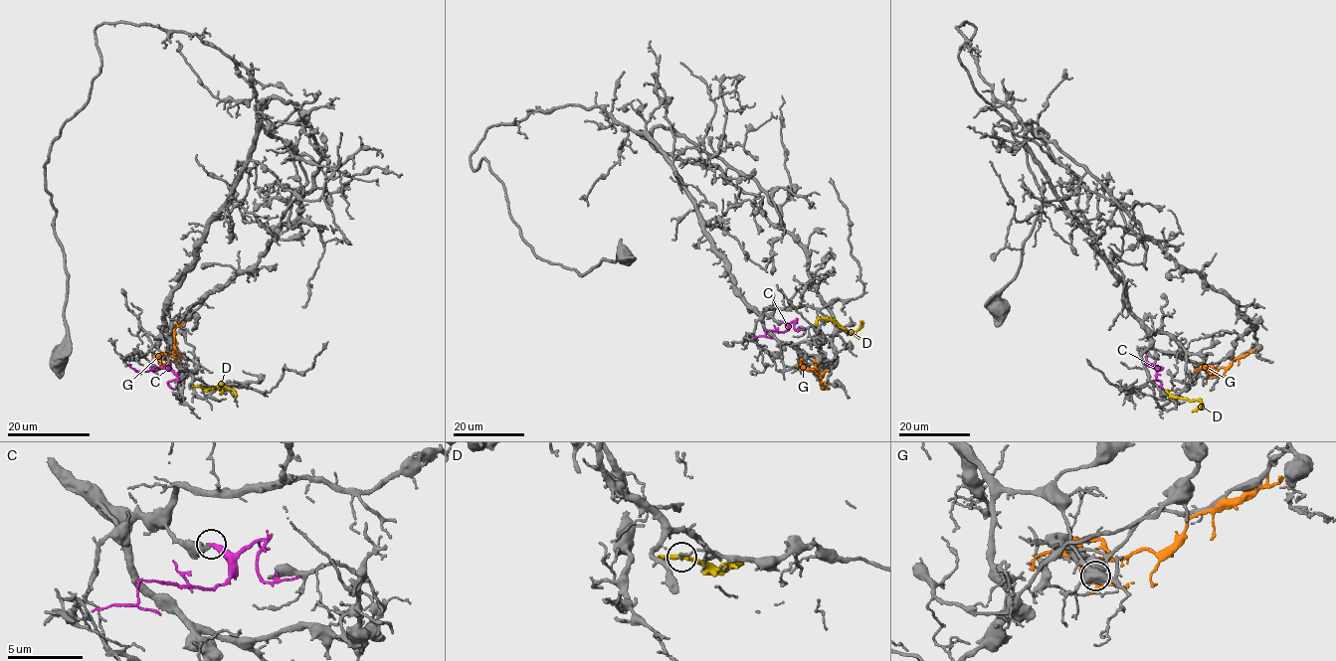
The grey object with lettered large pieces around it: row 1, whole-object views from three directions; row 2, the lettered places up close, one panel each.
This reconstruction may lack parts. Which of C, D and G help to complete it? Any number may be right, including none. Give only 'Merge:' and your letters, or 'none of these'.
Merge: C

